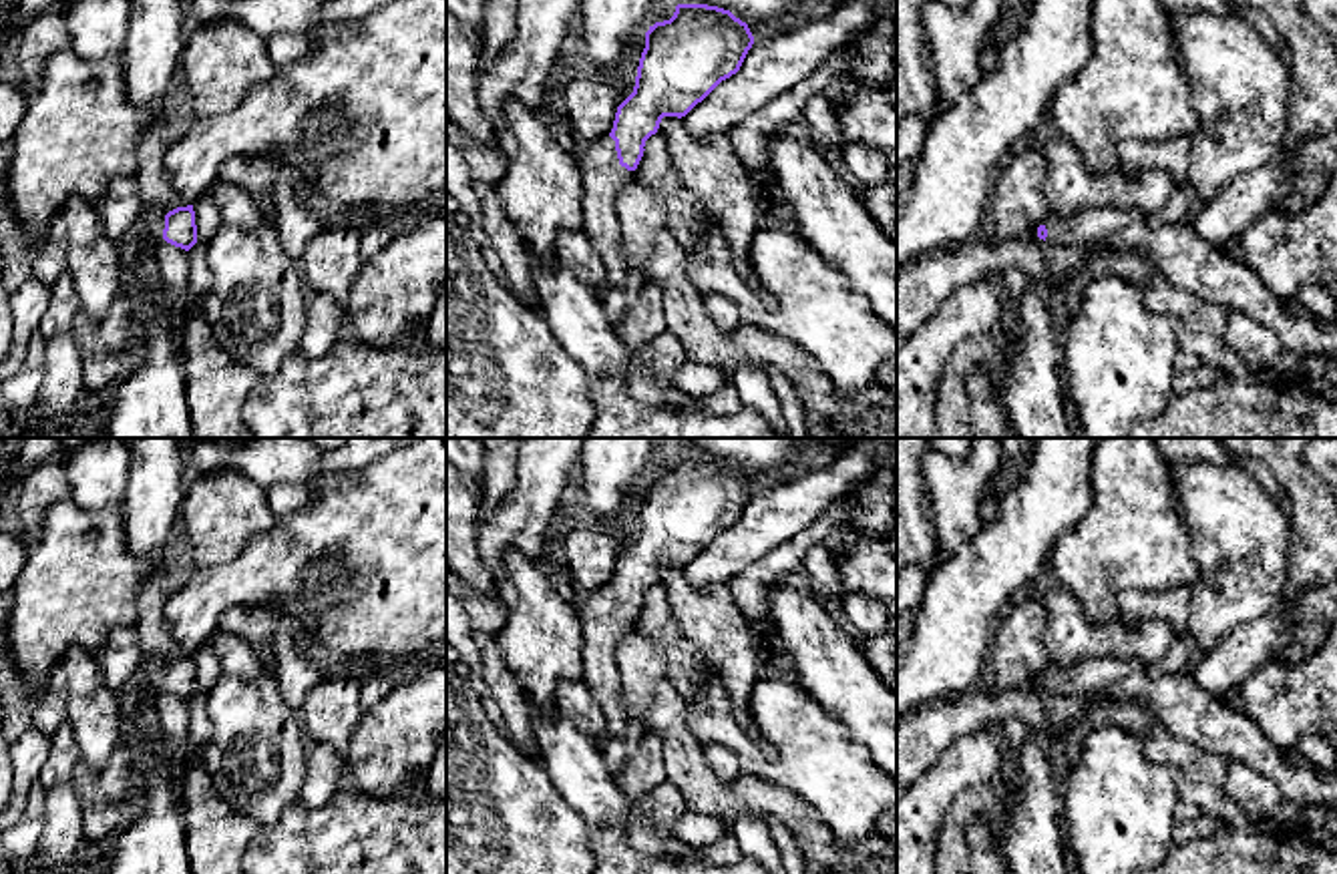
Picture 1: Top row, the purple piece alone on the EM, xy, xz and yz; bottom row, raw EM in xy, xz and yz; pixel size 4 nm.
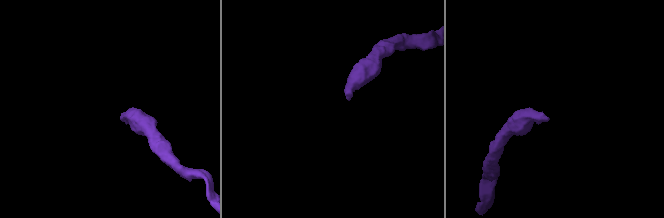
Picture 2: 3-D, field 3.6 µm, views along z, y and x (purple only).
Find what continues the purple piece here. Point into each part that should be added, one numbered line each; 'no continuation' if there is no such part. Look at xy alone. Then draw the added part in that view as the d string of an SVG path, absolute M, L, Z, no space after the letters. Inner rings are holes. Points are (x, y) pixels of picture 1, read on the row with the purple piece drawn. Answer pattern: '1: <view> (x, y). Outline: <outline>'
1: xy (149, 224). Outline: M141 211L137 223L131 227L127 235L133 243L137 241L135 233L137 229L145 235L145 239L153 241L155 245L161 245L165 241L163 239L165 215L153 211Z

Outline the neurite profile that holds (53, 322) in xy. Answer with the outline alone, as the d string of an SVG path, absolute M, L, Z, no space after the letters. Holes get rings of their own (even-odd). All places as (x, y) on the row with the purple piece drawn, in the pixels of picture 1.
M62 273L52 285L50 305L44 311L38 332L48 342L52 336L70 332L78 309L78 299L68 273Z

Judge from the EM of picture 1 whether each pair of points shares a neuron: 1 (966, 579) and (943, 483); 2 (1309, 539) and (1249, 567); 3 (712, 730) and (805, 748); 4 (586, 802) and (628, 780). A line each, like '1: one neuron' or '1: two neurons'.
1: two neurons
2: two neurons
3: one neuron
4: two neurons

